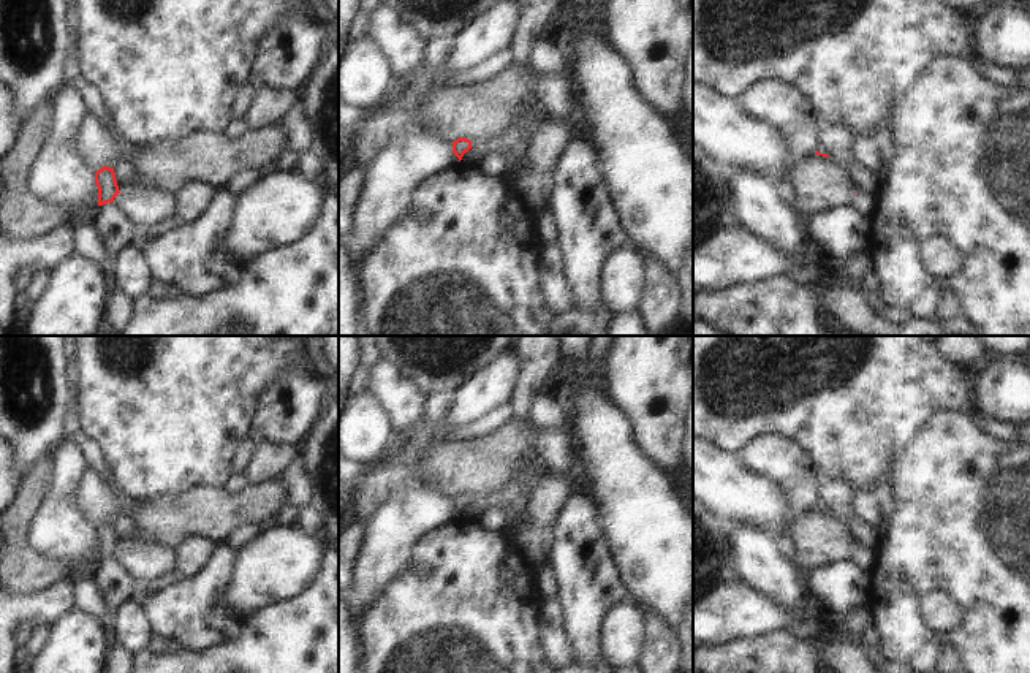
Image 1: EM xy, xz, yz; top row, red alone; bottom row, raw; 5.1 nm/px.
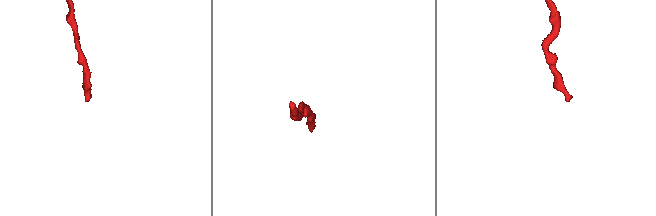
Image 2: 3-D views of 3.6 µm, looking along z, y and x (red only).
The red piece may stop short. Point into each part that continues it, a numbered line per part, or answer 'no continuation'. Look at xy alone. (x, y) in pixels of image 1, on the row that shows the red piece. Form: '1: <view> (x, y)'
1: xy (114, 228)

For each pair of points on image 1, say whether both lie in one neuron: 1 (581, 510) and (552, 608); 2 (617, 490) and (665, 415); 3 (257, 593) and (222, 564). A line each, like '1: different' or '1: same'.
1: different
2: different
3: different

